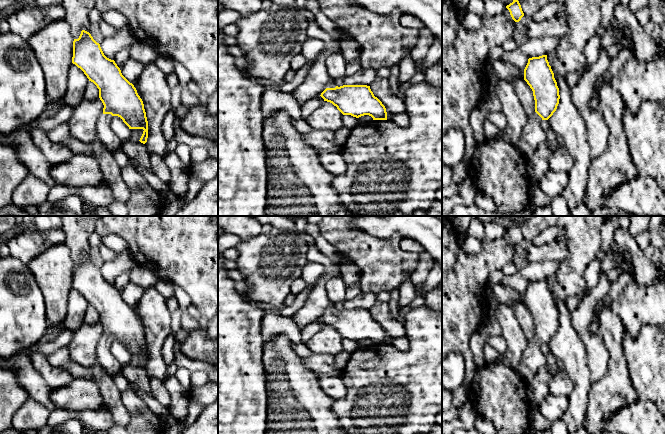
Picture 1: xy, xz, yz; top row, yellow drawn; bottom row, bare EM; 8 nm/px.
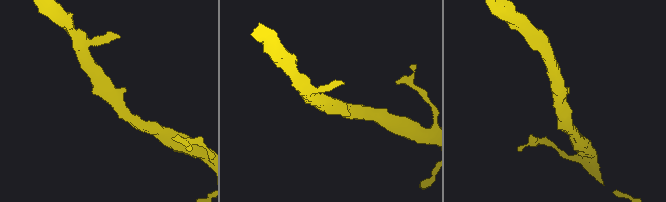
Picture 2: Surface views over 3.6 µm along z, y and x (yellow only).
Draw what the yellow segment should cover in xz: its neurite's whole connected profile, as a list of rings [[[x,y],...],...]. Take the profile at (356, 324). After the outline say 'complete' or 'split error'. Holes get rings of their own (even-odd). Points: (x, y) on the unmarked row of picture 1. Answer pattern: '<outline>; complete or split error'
[[[334,305],[327,308],[326,313],[320,319],[324,325],[332,327],[343,339],[351,339],[359,342],[369,339],[373,344],[387,344],[387,336],[382,326],[374,320],[367,309],[343,309],[338,311]]]; split error

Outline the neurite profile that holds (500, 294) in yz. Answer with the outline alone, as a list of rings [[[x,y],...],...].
[[[504,283],[488,285],[487,301],[494,307],[498,305],[511,306],[514,303],[524,303],[524,295]]]

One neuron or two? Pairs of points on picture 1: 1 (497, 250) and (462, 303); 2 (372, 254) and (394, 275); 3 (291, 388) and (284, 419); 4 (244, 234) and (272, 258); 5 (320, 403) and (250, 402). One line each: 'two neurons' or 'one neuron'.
1: one neuron
2: one neuron
3: one neuron
4: two neurons
5: two neurons

